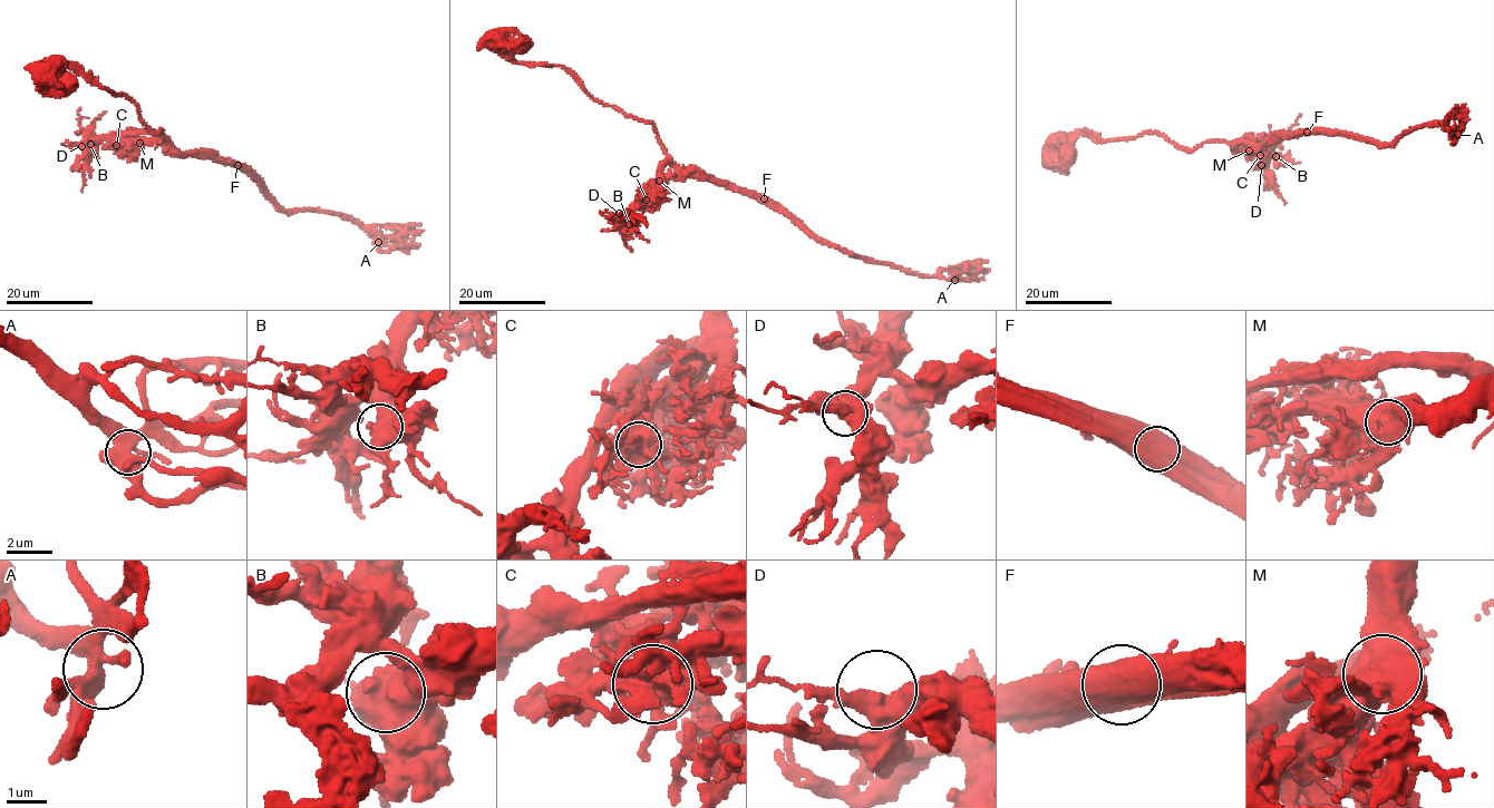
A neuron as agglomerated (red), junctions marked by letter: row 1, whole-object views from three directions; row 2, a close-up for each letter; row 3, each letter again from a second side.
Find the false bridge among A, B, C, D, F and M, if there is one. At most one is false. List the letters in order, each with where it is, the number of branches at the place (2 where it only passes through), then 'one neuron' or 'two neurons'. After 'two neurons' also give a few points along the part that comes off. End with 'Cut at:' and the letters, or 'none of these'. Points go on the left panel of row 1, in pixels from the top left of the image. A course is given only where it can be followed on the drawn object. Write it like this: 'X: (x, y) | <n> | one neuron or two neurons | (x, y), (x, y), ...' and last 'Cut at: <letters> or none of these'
A: (378, 242) | 5 | one neuron
B: (90, 144) | 1 | one neuron
C: (116, 145) | 4 | one neuron
D: (81, 146) | 2 | one neuron
F: (238, 165) | 1 | two neurons | (238, 165), (203, 153), (170, 153), (154, 134), (143, 132), (87, 139), (83, 193)
M: (139, 143) | 1 | one neuron
Cut at: F

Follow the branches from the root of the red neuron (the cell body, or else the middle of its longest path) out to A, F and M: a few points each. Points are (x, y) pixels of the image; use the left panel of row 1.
A: (45, 74), (64, 66), (91, 76), (134, 100), (175, 149), (250, 167), (278, 206), (347, 216), (378, 242)
F: (45, 74), (80, 69), (134, 100), (141, 120), (175, 149), (238, 165)
M: (45, 74), (80, 69), (134, 100), (141, 120), (162, 132), (161, 140), (139, 143)

